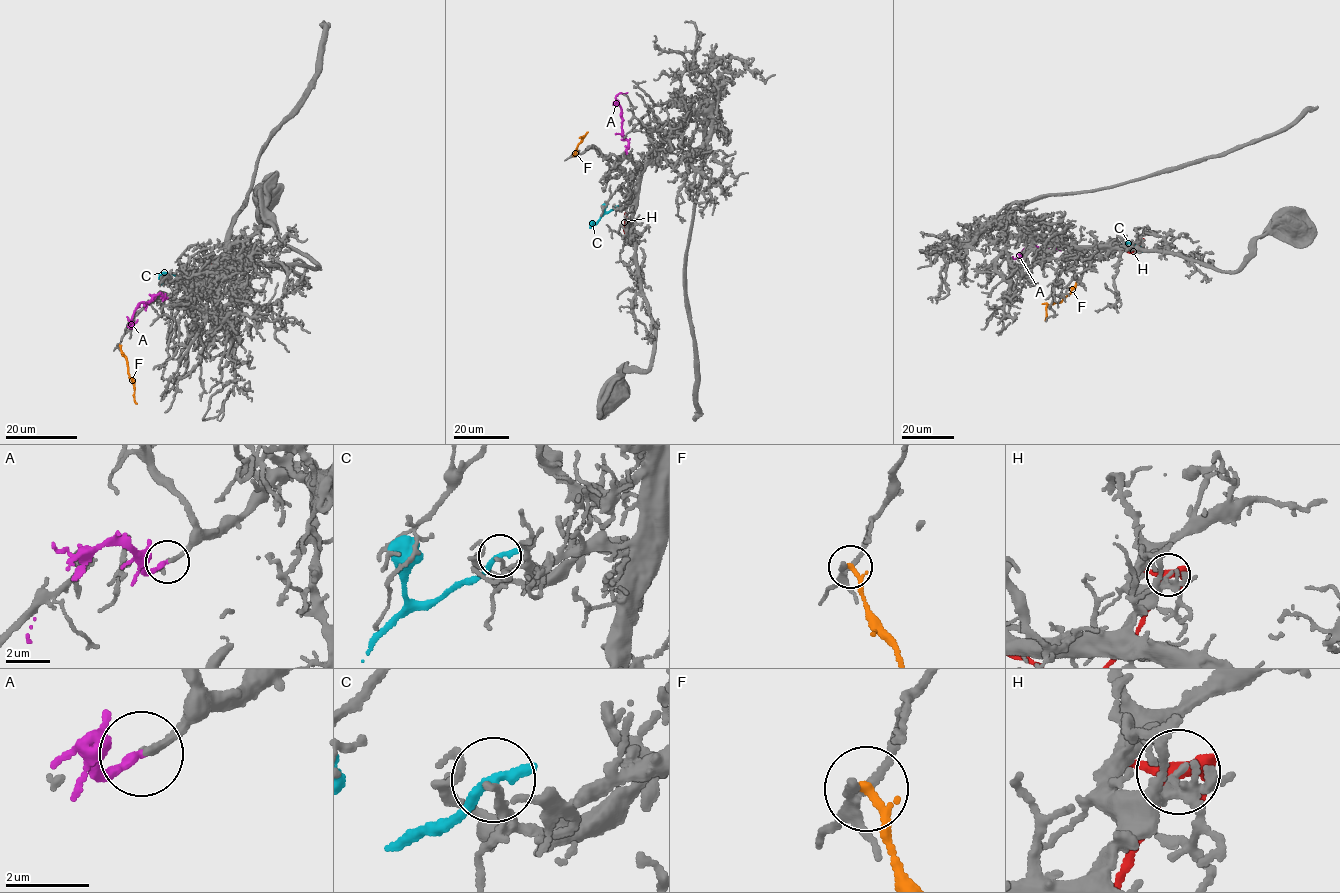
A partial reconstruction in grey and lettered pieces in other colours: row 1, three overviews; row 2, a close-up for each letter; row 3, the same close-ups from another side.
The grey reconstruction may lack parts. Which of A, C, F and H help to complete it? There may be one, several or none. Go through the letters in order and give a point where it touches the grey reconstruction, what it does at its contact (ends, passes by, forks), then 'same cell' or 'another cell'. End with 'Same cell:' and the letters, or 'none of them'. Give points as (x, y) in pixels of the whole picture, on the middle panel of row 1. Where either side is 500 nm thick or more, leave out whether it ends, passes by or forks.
A: (627, 154) | it ends | same cell
C: (616, 206) | it ends | another cell
F: (572, 156) | it ends | another cell
H: (629, 240) | it forks | another cell
Same cell: A

